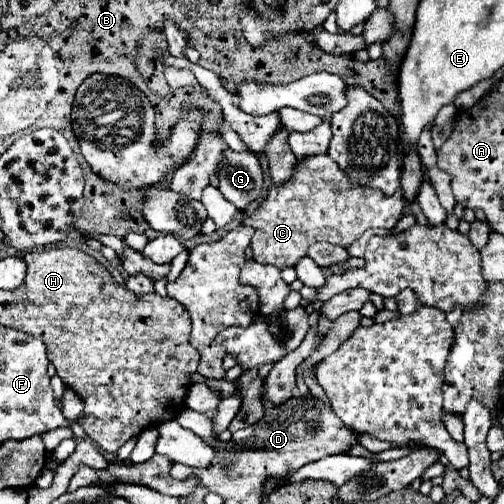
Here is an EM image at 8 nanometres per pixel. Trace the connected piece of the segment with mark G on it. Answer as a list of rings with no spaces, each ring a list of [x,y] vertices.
[[[224,151],[222,163],[218,163],[220,191],[238,209],[246,209],[262,195],[262,169],[256,155]]]

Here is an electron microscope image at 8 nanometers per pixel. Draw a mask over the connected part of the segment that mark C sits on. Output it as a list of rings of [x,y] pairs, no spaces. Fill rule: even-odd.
[[[314,155],[296,163],[288,183],[272,185],[266,201],[254,215],[244,219],[244,225],[256,229],[250,243],[254,261],[284,269],[298,263],[312,243],[328,241],[332,245],[350,247],[366,229],[392,229],[400,217],[402,191],[396,191],[394,197],[386,197],[378,189],[356,187],[328,155]]]

